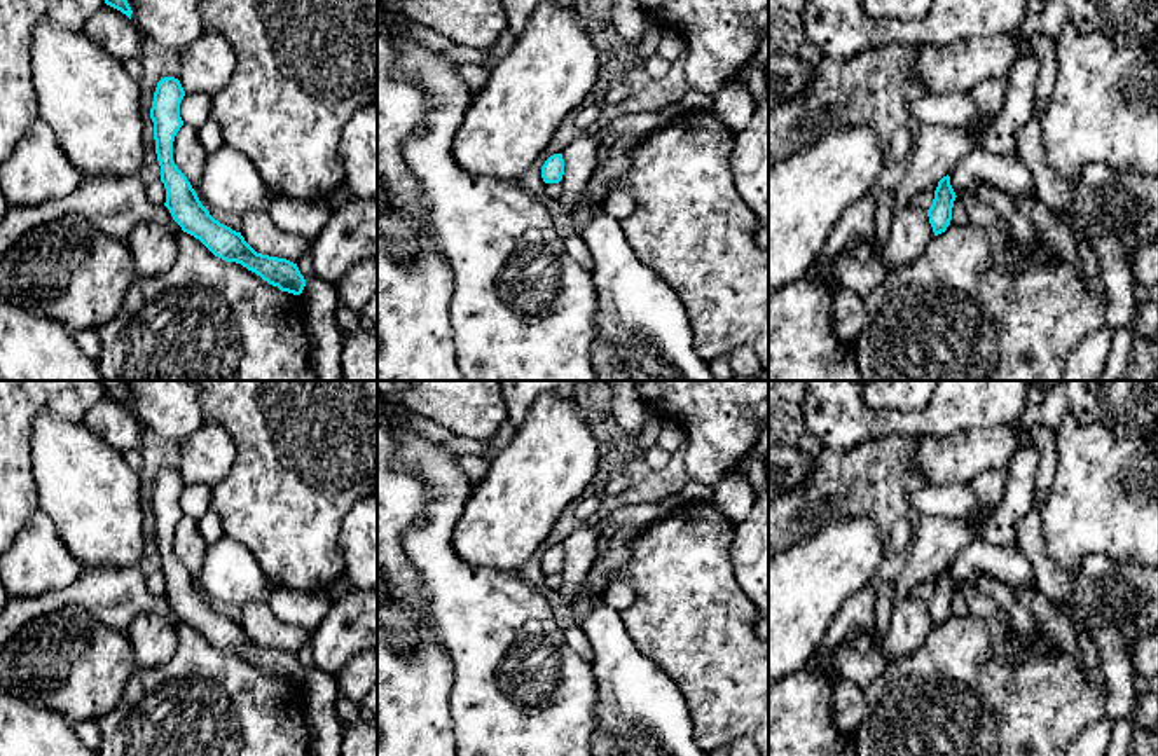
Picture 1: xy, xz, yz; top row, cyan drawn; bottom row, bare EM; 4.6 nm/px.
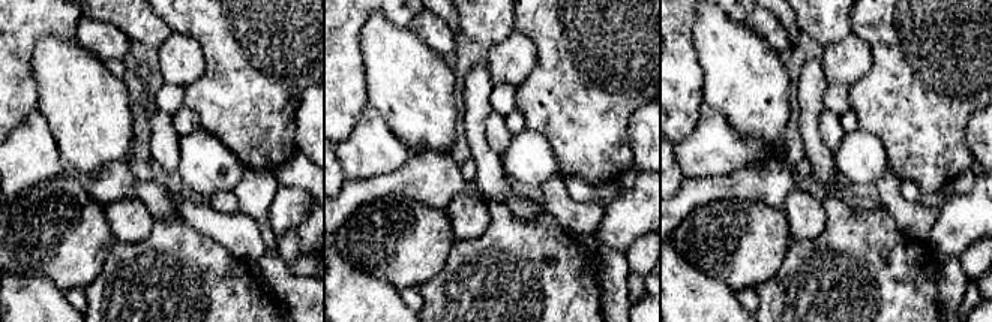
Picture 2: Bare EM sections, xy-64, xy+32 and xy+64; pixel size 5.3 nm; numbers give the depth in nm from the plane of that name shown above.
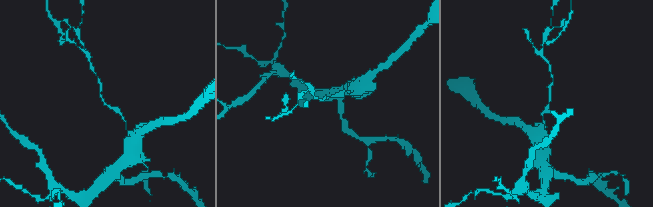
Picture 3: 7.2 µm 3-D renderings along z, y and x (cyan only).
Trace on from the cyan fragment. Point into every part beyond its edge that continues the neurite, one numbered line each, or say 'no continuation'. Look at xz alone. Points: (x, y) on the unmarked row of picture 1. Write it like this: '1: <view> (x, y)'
no continuation

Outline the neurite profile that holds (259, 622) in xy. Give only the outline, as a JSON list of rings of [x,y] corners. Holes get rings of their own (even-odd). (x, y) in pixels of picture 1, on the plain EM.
[[[252,601],[241,613],[241,627],[257,644],[297,655],[307,637],[304,629],[278,620],[267,602]]]

